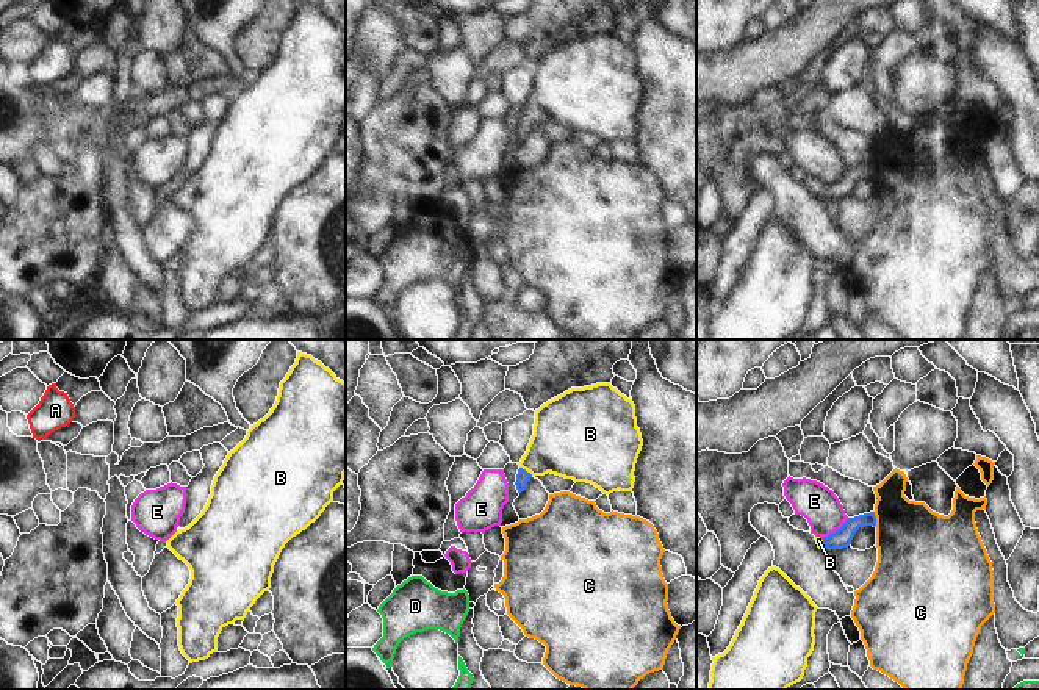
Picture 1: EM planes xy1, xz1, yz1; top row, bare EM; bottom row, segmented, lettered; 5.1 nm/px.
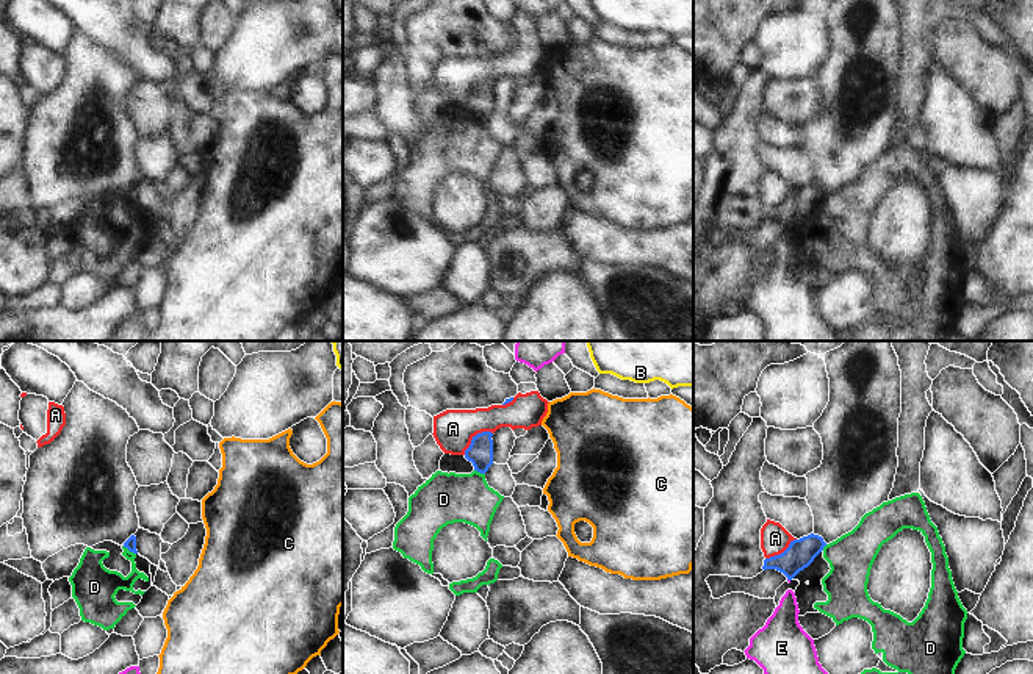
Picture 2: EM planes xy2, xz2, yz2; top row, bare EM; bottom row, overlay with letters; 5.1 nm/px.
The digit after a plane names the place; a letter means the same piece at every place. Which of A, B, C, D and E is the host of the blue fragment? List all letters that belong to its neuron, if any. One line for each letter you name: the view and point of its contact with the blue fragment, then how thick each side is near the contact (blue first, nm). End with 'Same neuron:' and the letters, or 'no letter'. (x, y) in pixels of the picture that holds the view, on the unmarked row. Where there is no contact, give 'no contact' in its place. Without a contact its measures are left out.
B: contact xz1 (524, 119); calibres 70 and 340 nm
Same neuron: B

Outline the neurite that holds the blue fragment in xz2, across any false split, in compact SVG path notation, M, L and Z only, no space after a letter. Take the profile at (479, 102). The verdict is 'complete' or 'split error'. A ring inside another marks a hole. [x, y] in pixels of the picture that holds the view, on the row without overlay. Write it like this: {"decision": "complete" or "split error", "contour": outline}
{"decision": "complete", "contour": "M482 81L473 86L470 97L465 100L465 108L473 113L474 120L485 124L493 114L493 83Z"}

